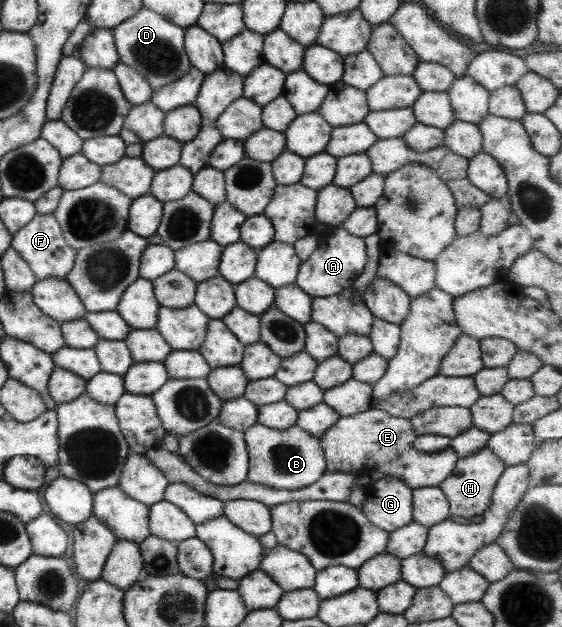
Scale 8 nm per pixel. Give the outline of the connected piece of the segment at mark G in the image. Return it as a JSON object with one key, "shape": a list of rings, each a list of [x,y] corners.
{"shape":[[[386,475],[364,486],[364,491],[365,499],[359,510],[364,514],[364,517],[367,517],[372,525],[390,533],[392,530],[412,522],[412,490],[402,480]]]}

